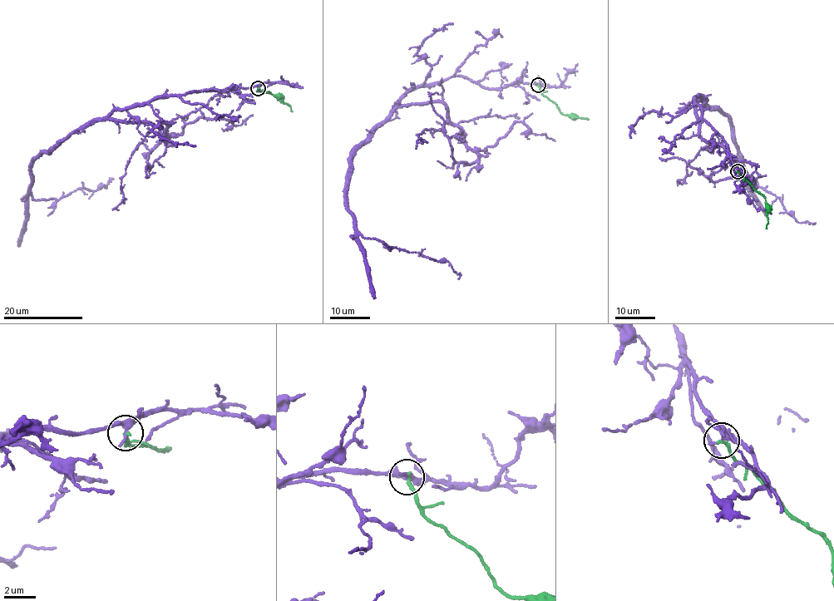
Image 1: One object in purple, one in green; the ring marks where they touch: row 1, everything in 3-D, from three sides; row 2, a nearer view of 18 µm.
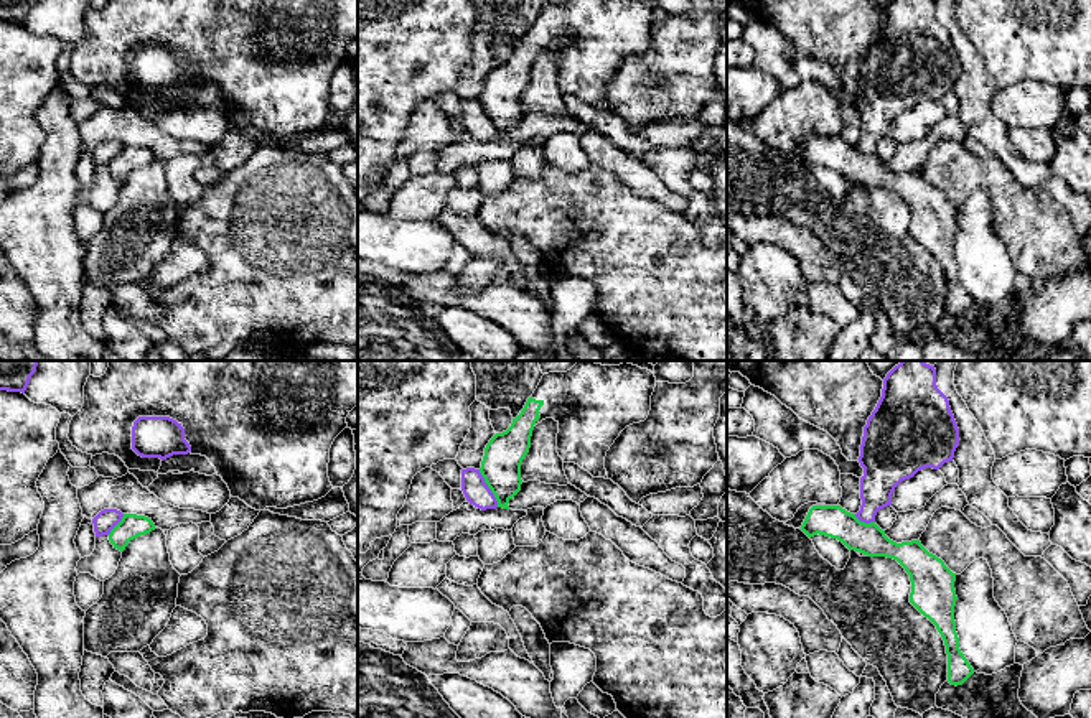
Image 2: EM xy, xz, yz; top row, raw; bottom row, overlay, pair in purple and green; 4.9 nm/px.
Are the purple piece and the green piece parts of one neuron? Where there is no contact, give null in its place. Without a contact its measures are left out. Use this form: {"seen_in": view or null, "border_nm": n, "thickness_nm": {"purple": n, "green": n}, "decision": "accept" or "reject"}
{"seen_in": "xz", "border_nm": 200, "thickness_nm": {"purple": 120, "green": 190}, "decision": "reject"}

